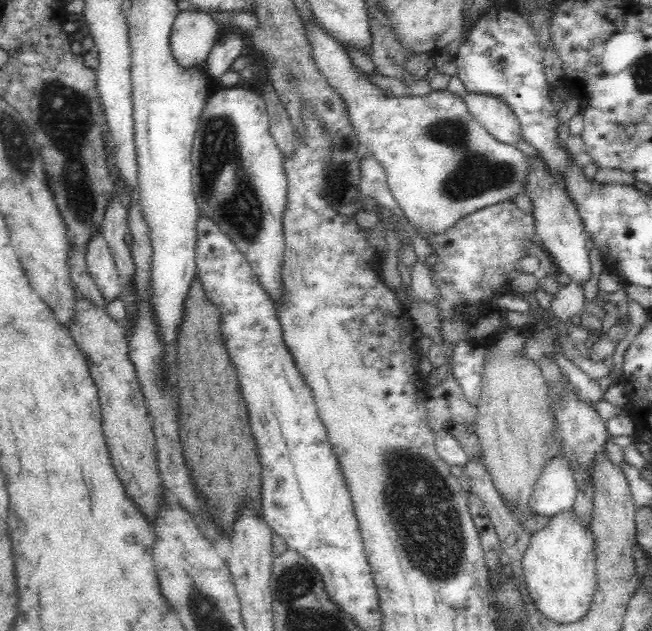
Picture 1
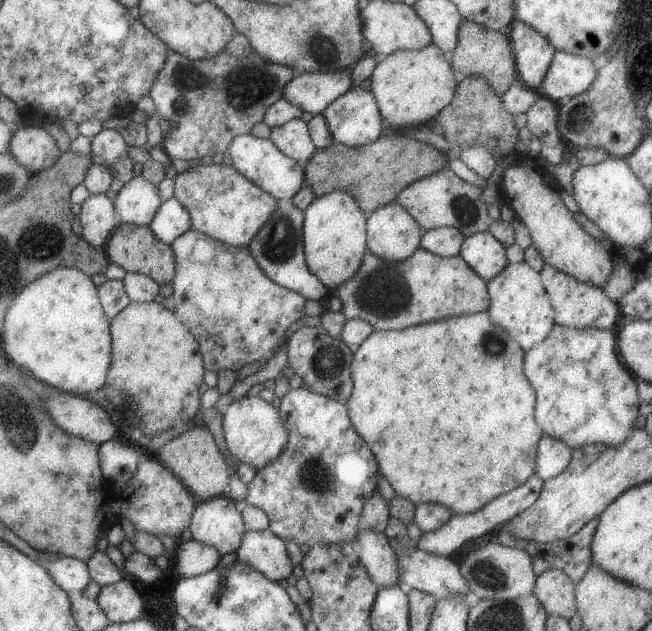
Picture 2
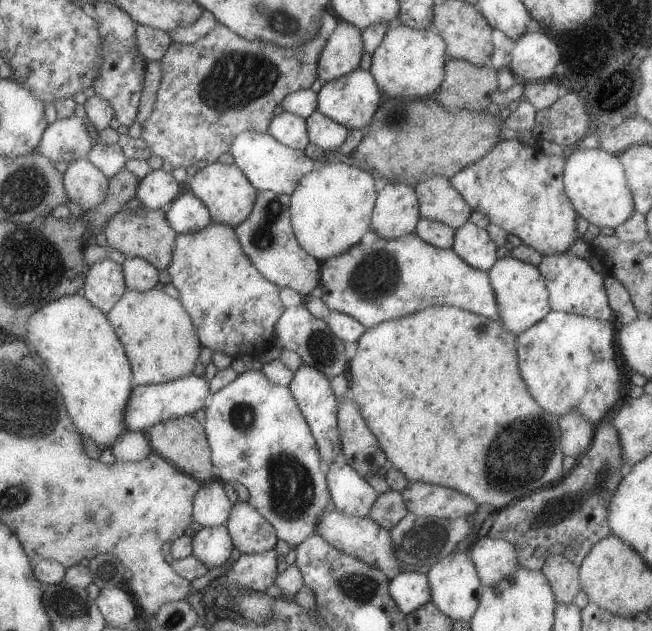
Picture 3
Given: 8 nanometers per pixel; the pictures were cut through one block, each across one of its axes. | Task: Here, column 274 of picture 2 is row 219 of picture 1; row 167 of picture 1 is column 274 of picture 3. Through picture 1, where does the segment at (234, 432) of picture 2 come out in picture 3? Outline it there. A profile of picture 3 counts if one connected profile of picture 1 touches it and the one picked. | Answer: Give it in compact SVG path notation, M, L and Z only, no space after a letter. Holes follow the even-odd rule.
M246 370L242 374L238 374L235 380L232 380L220 388L217 392L209 395L209 399L206 401L204 406L205 412L205 422L202 422L203 430L205 431L205 436L207 439L207 444L210 448L210 460L215 469L214 477L216 480L220 480L222 483L228 482L239 482L242 486L247 489L249 494L248 502L255 508L257 512L271 526L274 528L276 538L282 540L284 543L289 544L291 547L295 547L300 542L303 542L307 536L311 536L315 532L315 522L319 520L319 516L325 512L325 510L331 510L334 508L332 501L330 500L329 492L327 490L325 474L319 468L319 455L317 446L315 444L313 435L310 432L308 424L303 418L297 403L291 392L286 386L279 386L278 384L271 384L270 380L267 380L266 376L263 376L261 371Z

